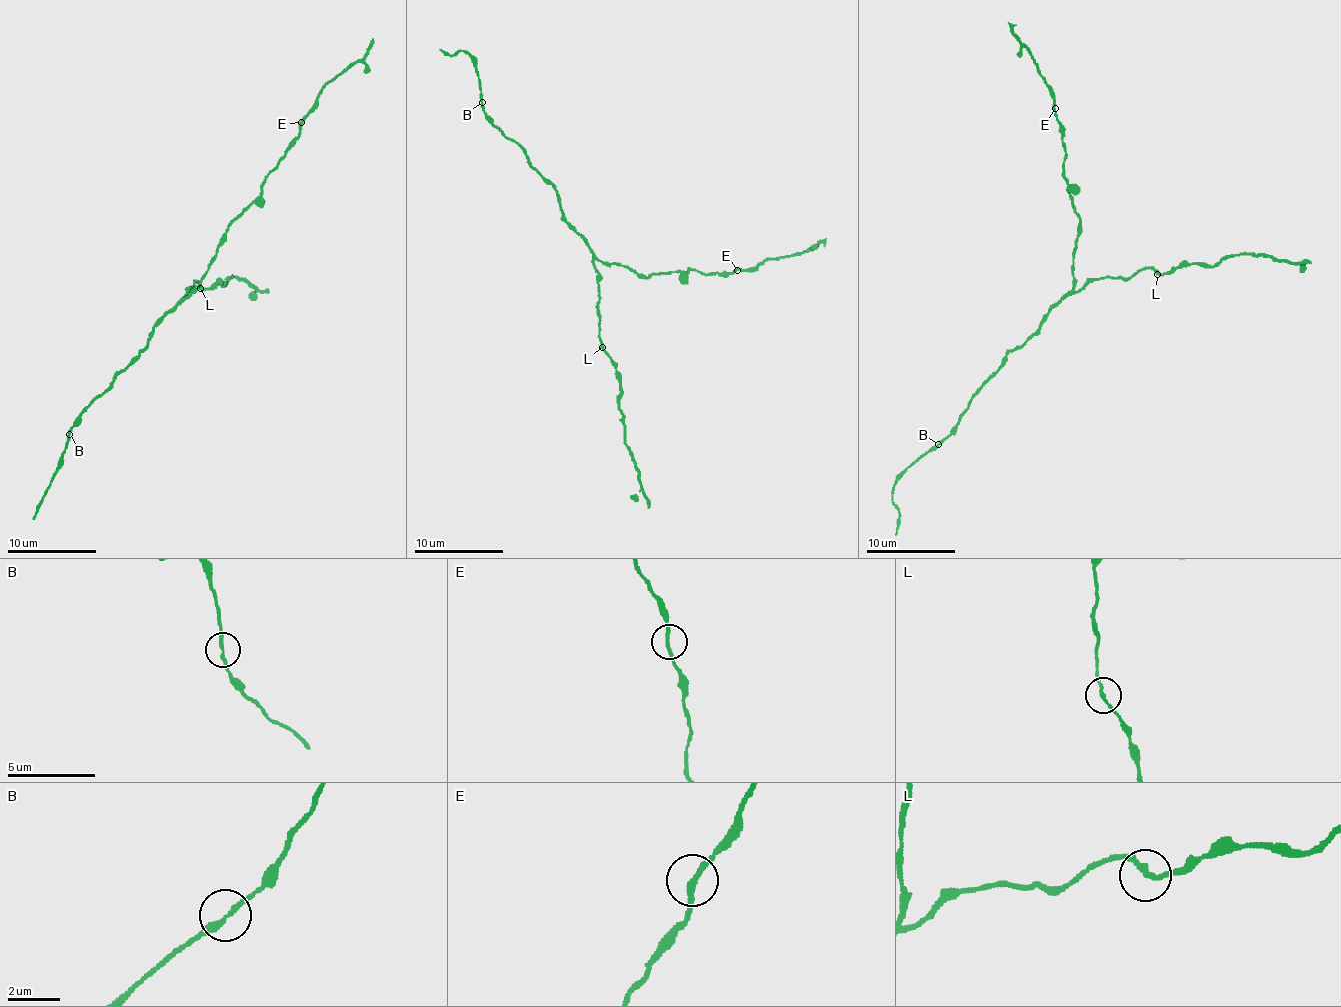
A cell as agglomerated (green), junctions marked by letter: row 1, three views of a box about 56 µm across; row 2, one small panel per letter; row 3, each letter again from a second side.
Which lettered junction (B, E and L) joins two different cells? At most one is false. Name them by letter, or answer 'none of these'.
none of these

